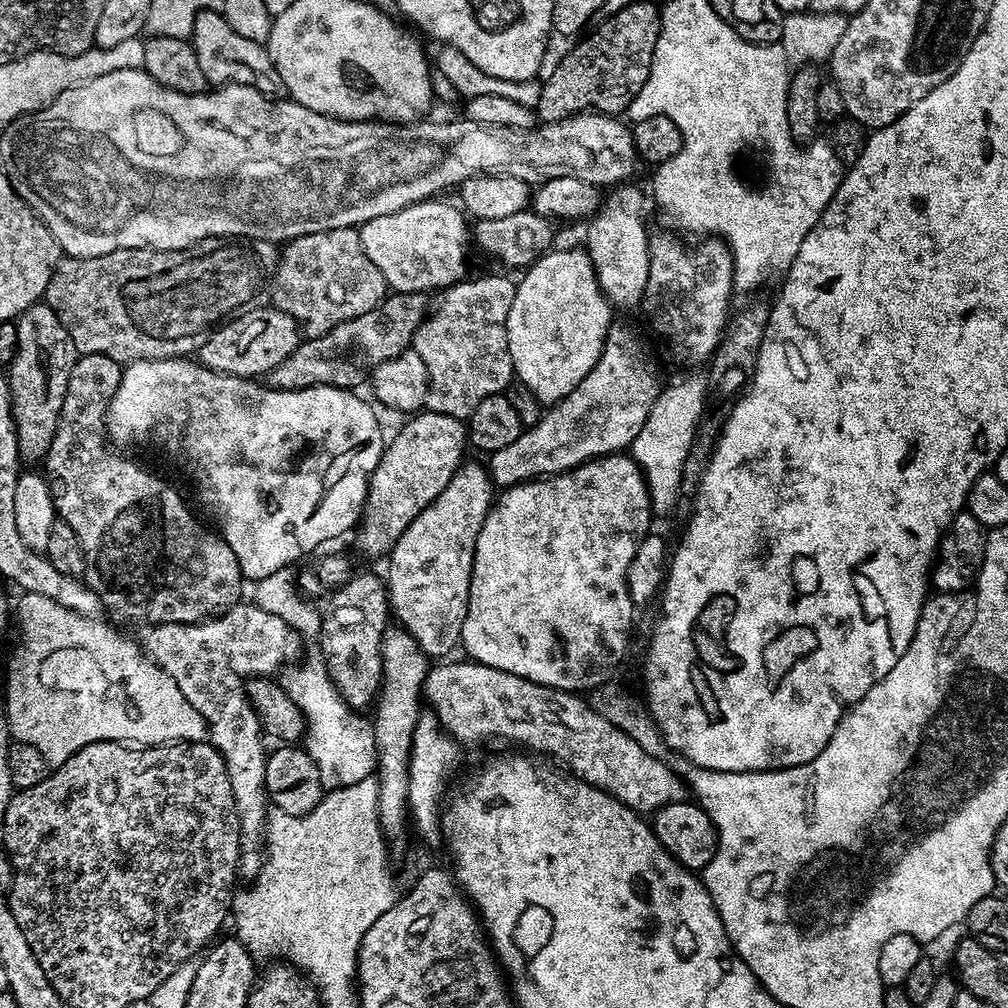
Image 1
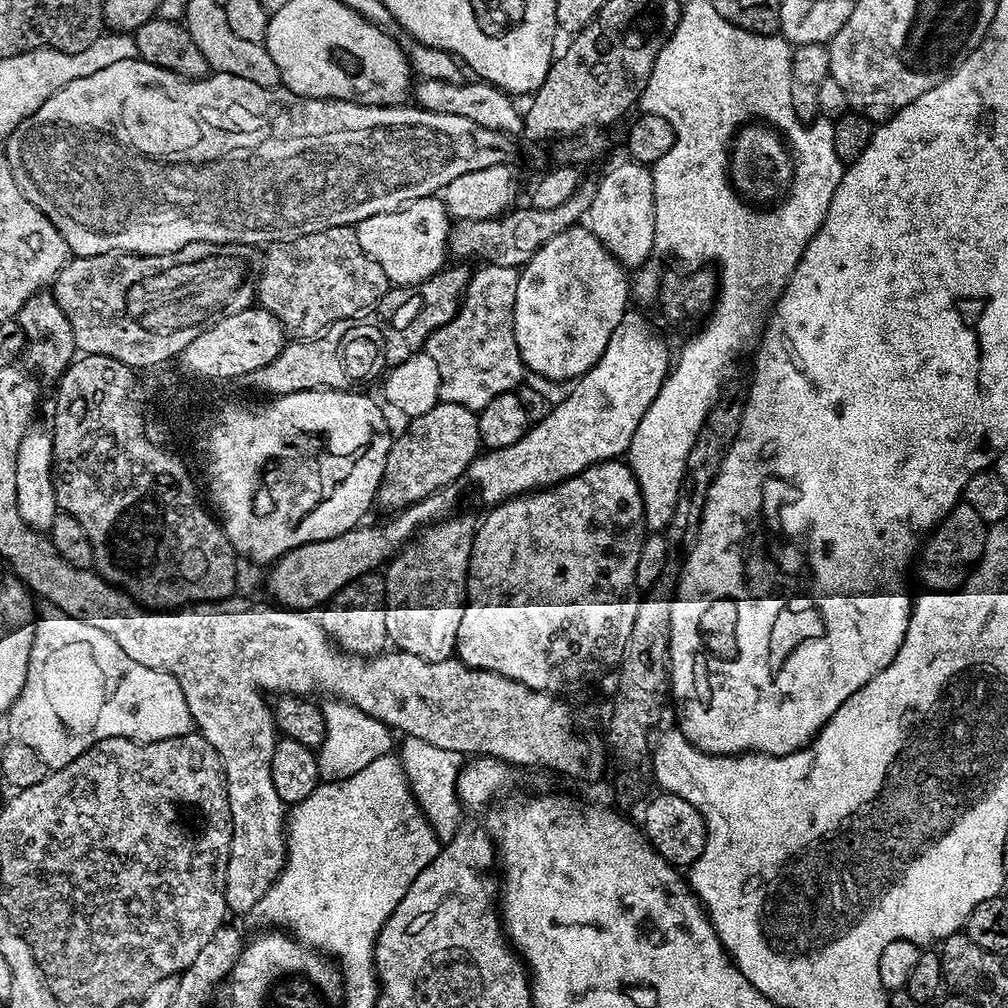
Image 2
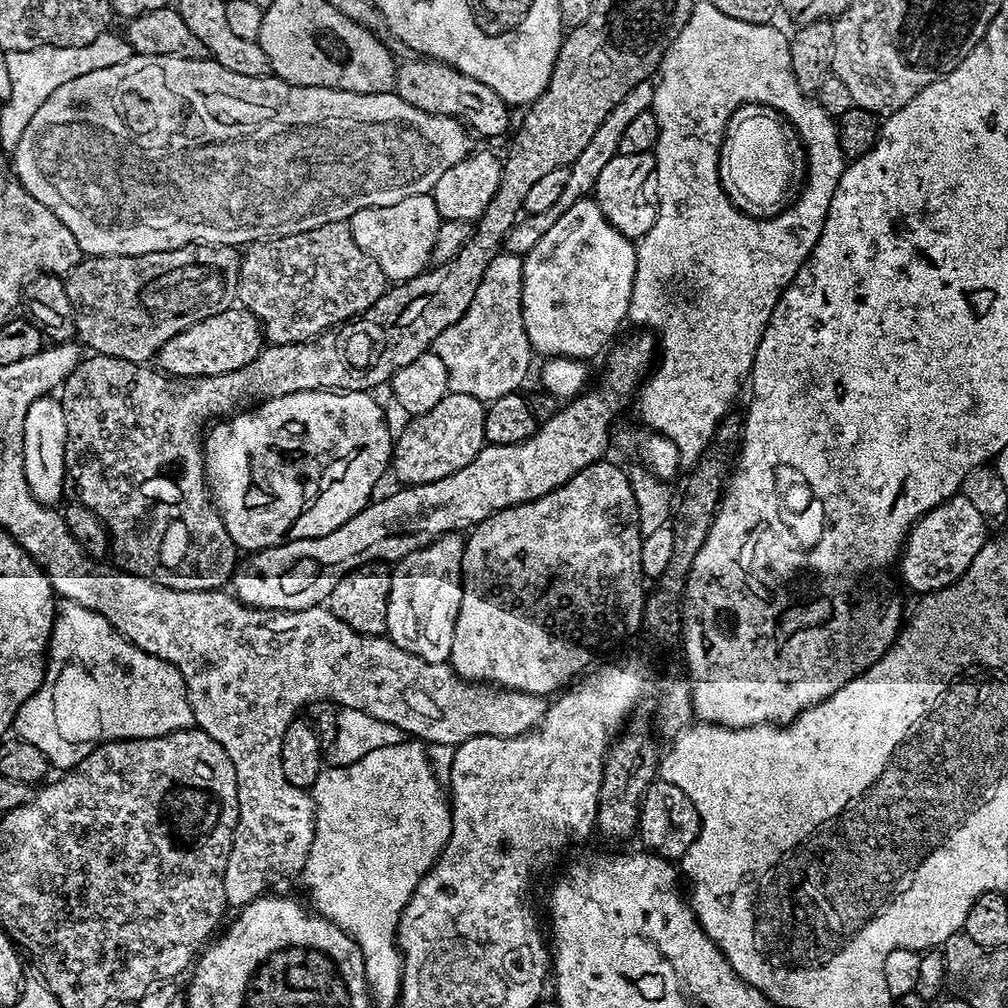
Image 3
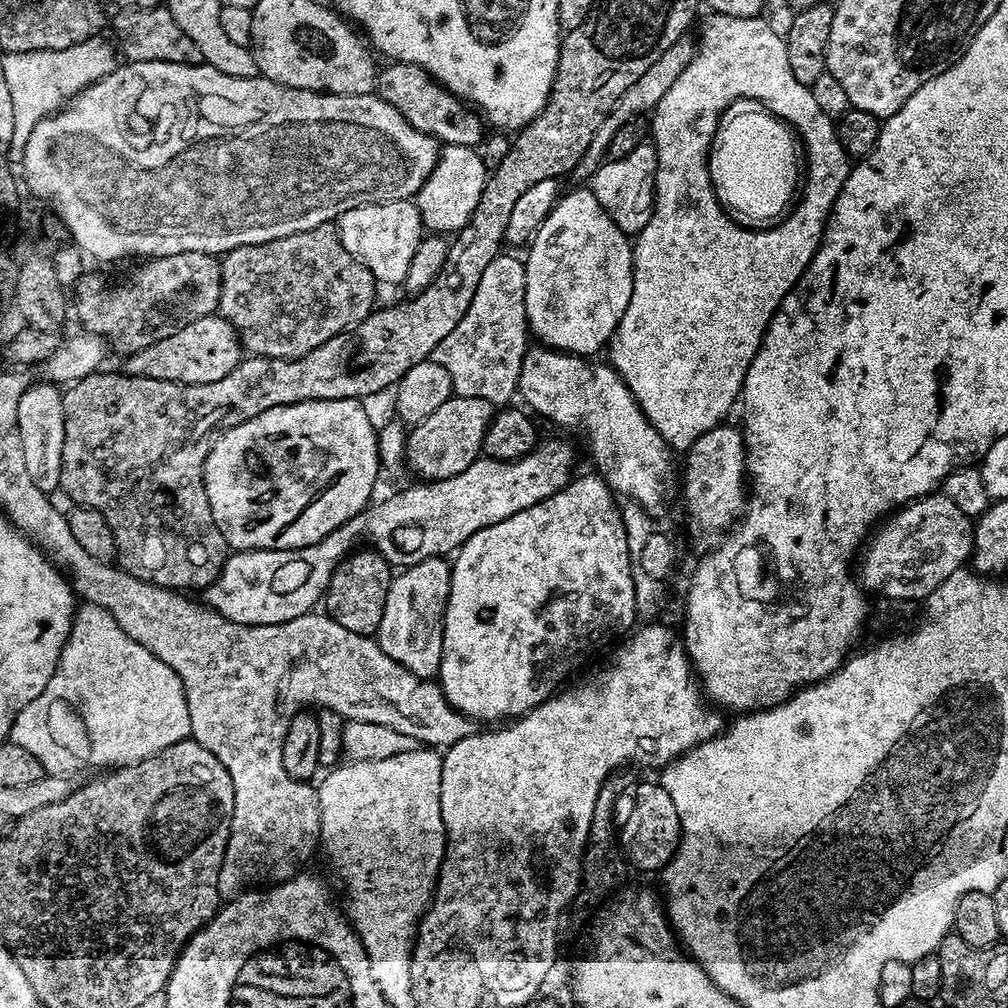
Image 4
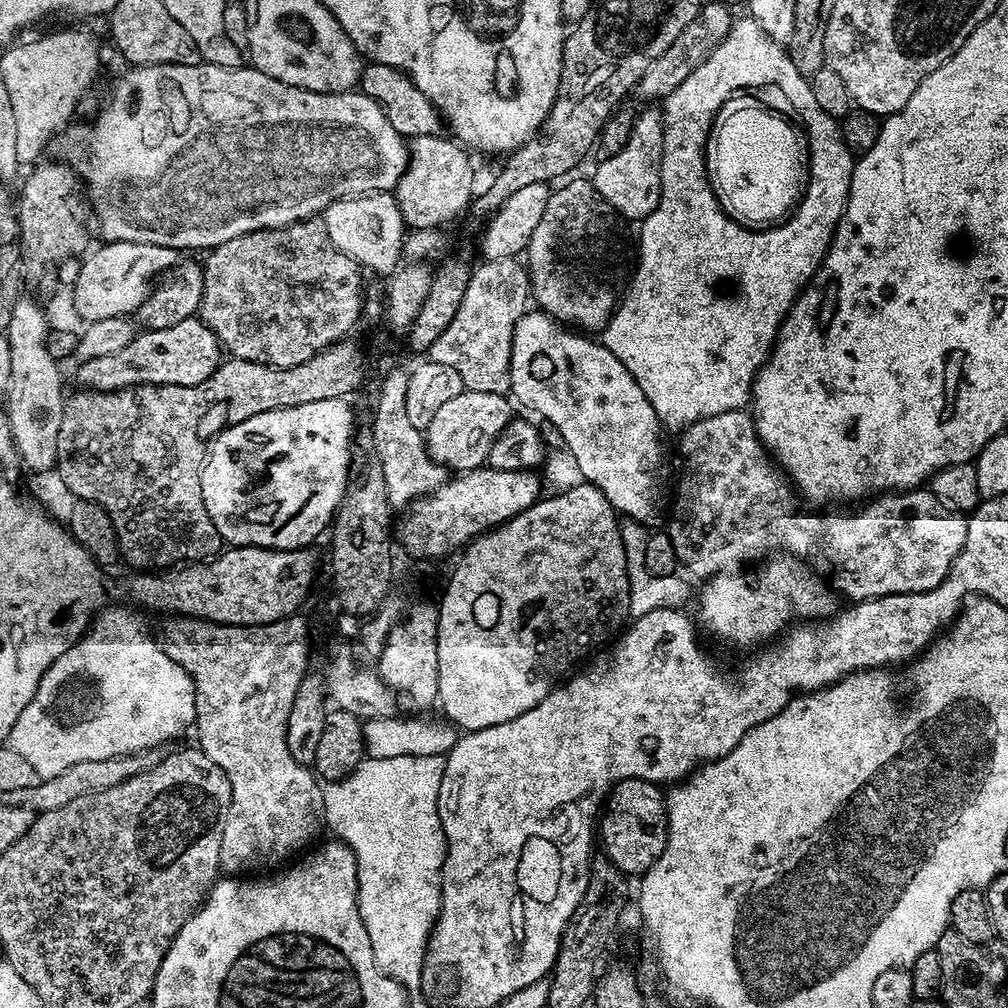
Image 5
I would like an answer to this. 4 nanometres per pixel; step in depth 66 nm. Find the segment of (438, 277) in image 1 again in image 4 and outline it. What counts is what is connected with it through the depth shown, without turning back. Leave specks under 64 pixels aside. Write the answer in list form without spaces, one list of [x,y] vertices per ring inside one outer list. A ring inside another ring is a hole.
[[[411,199],[391,200],[385,204],[363,204],[354,210],[346,210],[336,224],[336,233],[342,246],[350,250],[356,260],[361,260],[381,285],[399,285],[410,270],[414,252],[418,250],[426,229],[415,203]]]

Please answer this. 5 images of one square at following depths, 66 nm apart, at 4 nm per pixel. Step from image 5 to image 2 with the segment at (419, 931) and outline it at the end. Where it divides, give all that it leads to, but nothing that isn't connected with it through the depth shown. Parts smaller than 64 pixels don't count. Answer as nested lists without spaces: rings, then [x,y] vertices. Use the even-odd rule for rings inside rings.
[[[396,754],[378,757],[374,762],[370,762],[364,770],[350,774],[344,780],[317,784],[314,791],[304,801],[295,805],[287,813],[286,839],[288,842],[288,858],[284,862],[284,868],[280,872],[276,883],[272,884],[266,895],[252,907],[250,918],[260,924],[266,924],[264,926],[268,928],[287,930],[296,939],[307,944],[308,947],[315,948],[334,958],[337,965],[344,961],[344,956],[348,956],[348,948],[352,948],[352,956],[356,956],[356,960],[368,960],[368,964],[364,964],[364,968],[360,968],[360,972],[377,972],[376,939],[382,930],[382,926],[388,921],[390,914],[398,906],[398,902],[402,902],[406,890],[410,890],[410,880],[418,878],[418,874],[422,874],[422,870],[426,870],[426,866],[430,866],[430,862],[434,862],[434,858],[440,853],[442,847],[435,836],[431,822],[424,816],[419,802],[412,793],[412,788],[408,783],[408,776],[401,764],[401,757]]]

